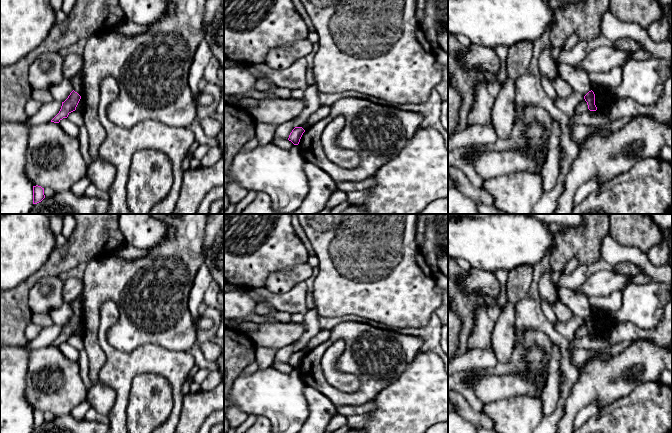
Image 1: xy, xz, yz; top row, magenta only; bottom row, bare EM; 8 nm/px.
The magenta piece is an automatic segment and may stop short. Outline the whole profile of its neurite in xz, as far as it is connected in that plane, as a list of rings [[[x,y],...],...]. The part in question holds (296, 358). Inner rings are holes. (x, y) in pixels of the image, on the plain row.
[[[295,351],[289,359],[288,364],[294,369],[298,369],[305,354],[302,351]]]

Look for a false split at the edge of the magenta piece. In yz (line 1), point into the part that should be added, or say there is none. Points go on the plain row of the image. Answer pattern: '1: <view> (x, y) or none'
1: none

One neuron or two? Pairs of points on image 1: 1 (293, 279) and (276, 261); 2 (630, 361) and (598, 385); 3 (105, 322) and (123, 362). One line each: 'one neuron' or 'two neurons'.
1: two neurons
2: one neuron
3: one neuron

